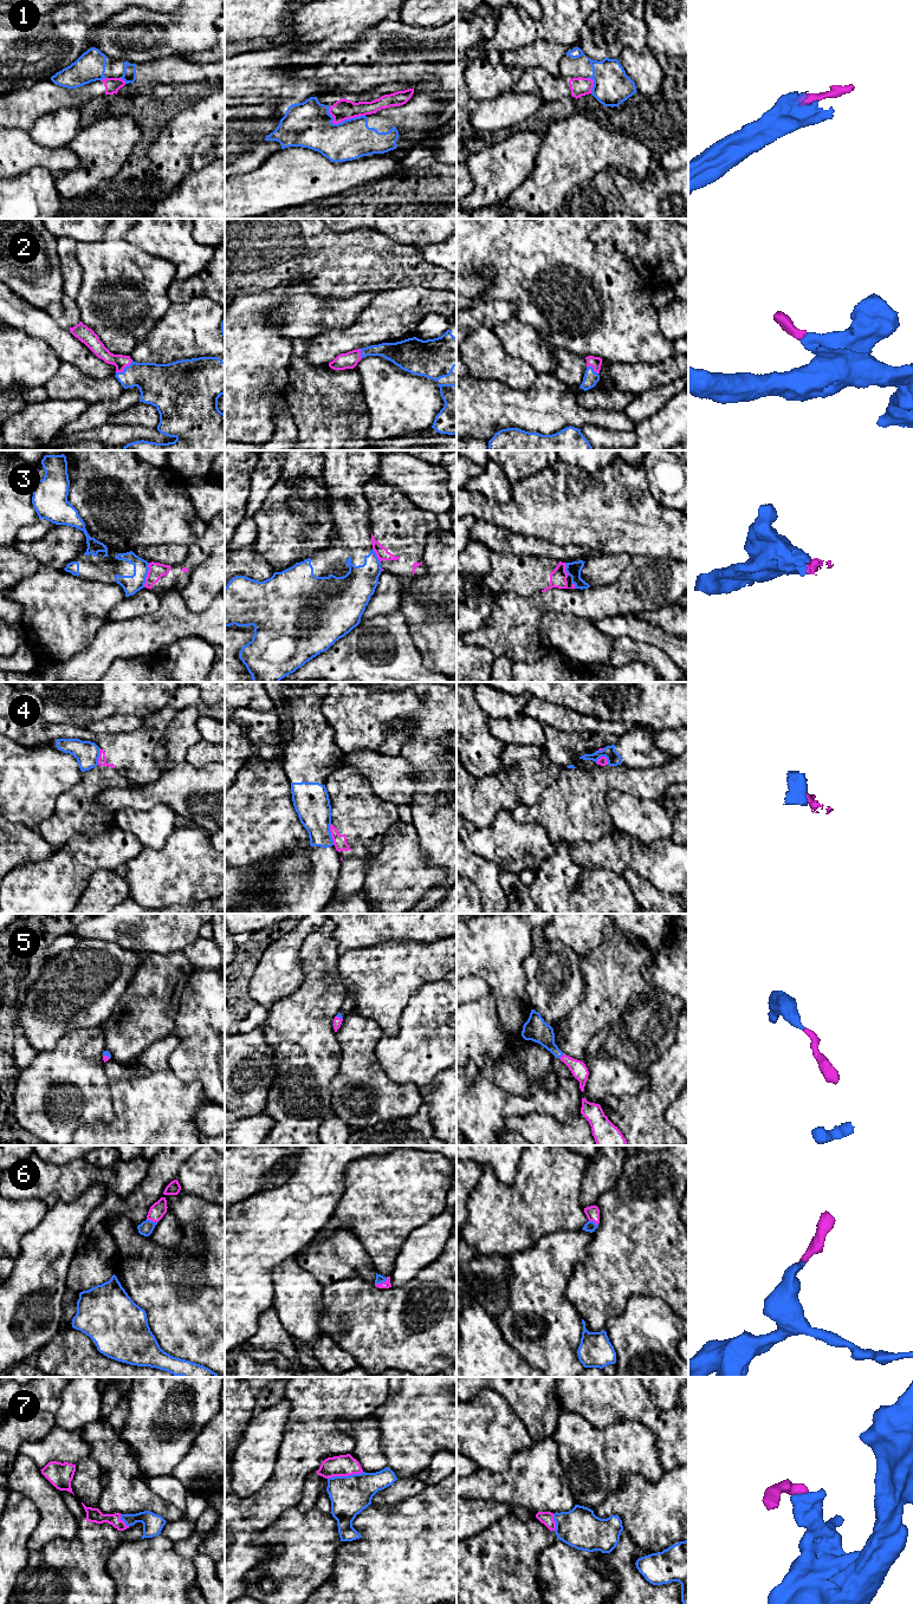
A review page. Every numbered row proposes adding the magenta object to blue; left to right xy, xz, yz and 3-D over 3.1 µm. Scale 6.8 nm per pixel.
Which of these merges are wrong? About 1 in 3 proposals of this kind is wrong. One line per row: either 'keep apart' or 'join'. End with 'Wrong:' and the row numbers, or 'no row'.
1: keep apart
2: join
3: keep apart
4: keep apart
5: join
6: join
7: join
Wrong: 1, 3, 4

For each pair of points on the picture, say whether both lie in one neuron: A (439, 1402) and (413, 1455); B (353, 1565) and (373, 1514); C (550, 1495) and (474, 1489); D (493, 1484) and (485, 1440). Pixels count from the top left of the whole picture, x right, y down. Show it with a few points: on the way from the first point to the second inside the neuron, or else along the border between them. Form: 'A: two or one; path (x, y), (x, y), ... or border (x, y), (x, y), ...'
A: one; path (427, 1415), (413, 1429), (413, 1442)
B: one; path (366, 1552), (373, 1545), (373, 1527)
C: one; path (531, 1492), (493, 1489)
D: two; border (513, 1456), (502, 1473), (478, 1468)

